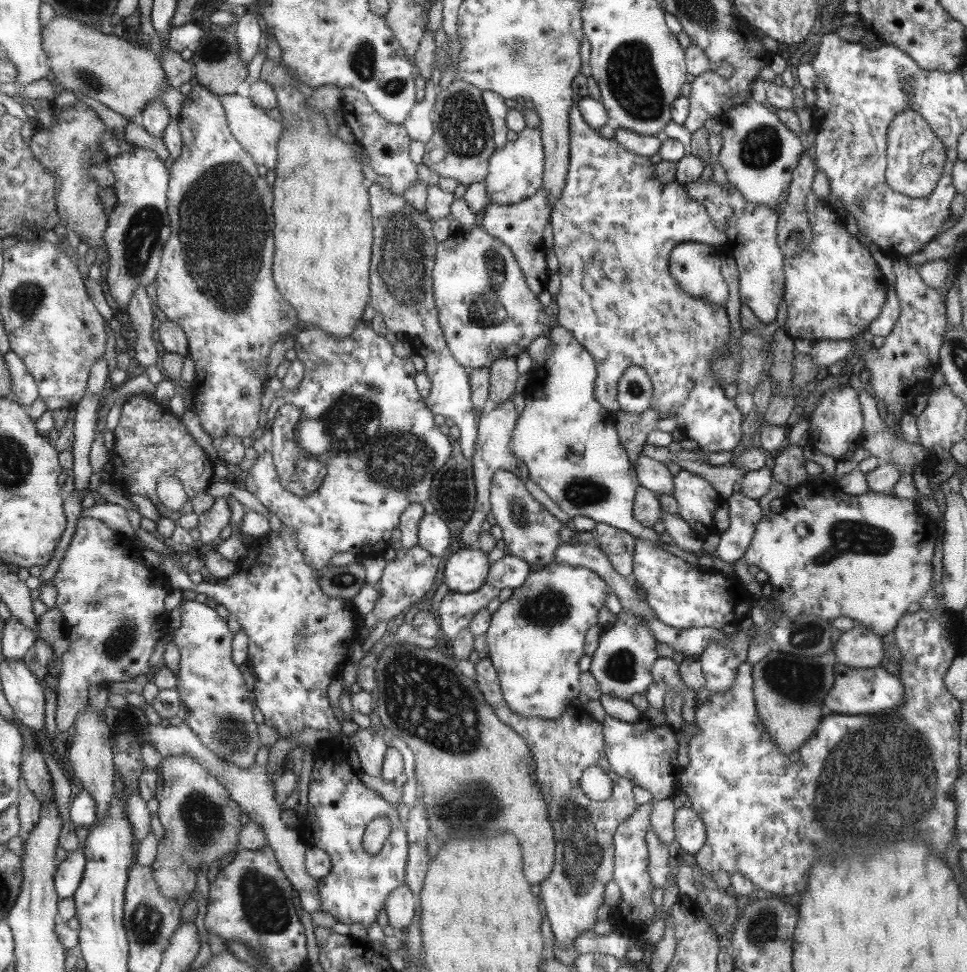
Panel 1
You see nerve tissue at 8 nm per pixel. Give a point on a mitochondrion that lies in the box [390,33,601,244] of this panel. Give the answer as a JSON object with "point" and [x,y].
{"point":[463,127]}

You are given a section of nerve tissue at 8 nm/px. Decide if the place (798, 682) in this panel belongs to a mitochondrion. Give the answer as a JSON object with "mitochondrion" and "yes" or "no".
{"mitochondrion":"yes"}

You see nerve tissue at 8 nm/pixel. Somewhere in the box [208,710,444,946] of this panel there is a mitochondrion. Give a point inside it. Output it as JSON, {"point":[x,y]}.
{"point":[266,908]}

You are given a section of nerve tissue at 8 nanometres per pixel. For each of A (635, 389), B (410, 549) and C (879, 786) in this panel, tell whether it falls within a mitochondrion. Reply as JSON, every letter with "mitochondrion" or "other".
{"A":"mitochondrion","B":"other","C":"mitochondrion"}

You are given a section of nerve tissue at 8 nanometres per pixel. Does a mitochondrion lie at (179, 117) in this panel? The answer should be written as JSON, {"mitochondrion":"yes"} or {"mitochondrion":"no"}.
{"mitochondrion":"no"}

